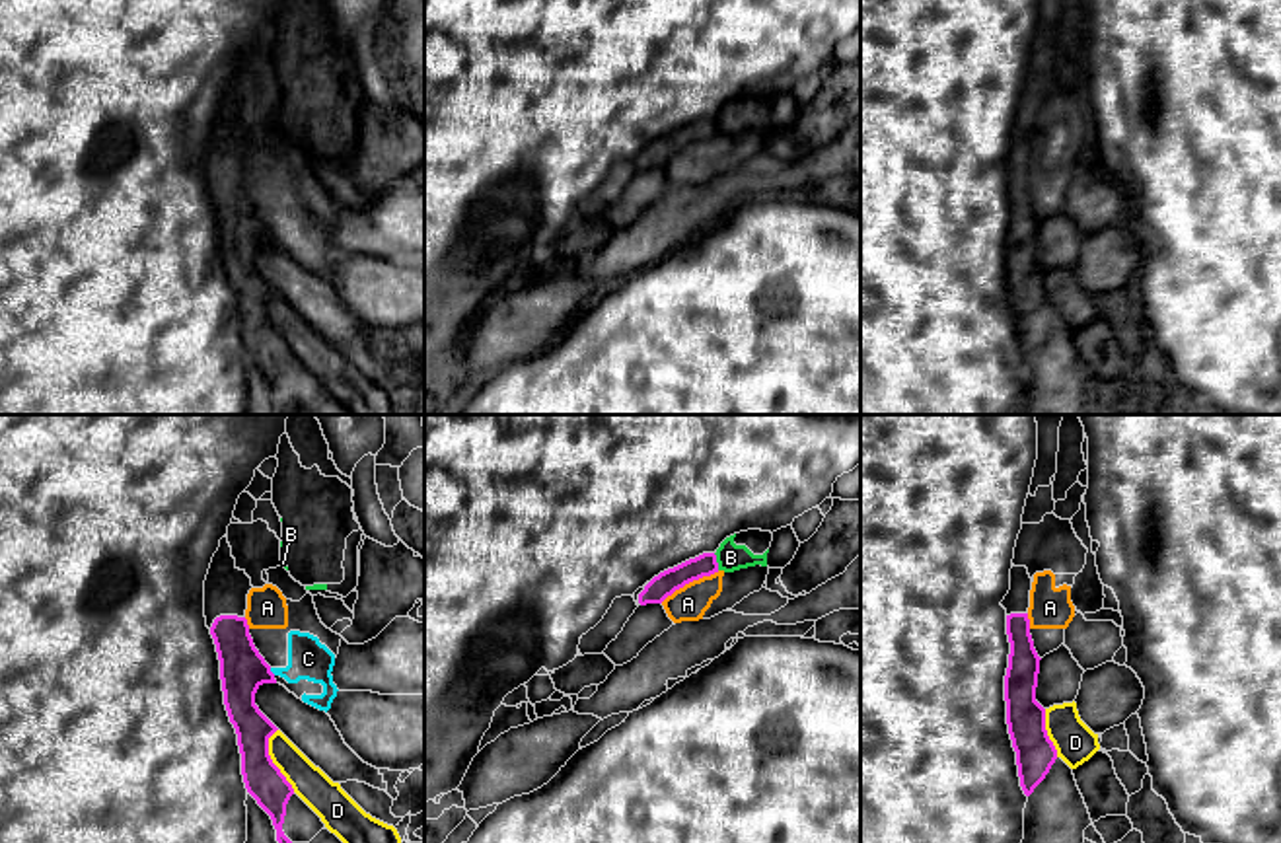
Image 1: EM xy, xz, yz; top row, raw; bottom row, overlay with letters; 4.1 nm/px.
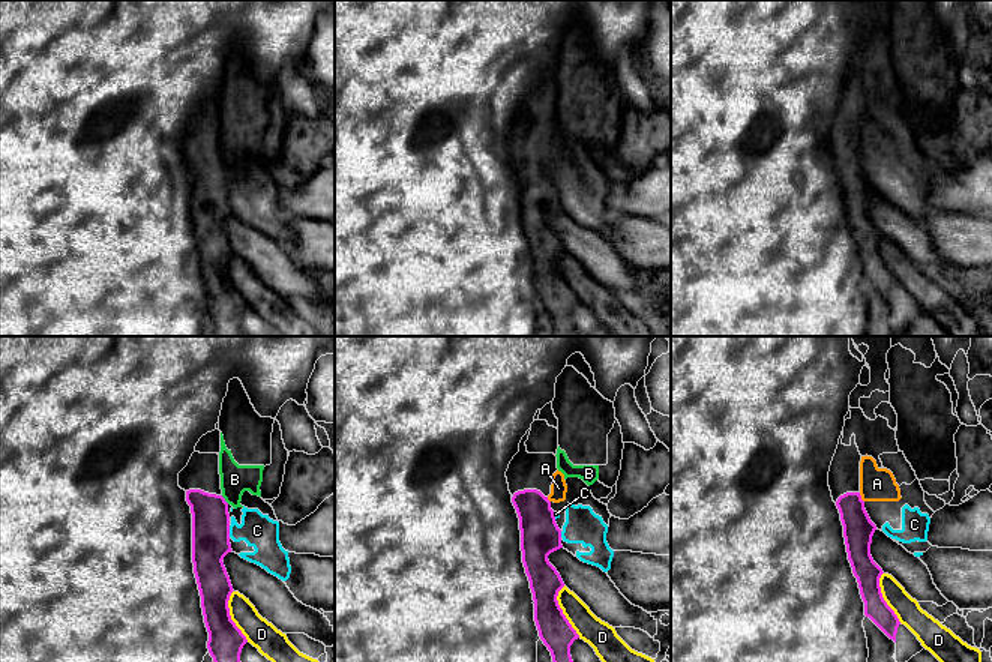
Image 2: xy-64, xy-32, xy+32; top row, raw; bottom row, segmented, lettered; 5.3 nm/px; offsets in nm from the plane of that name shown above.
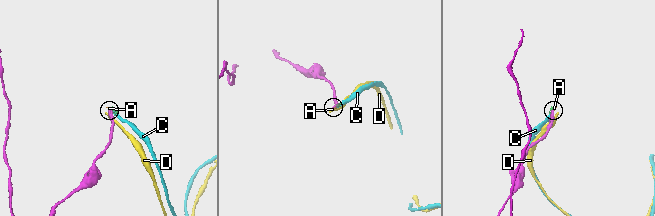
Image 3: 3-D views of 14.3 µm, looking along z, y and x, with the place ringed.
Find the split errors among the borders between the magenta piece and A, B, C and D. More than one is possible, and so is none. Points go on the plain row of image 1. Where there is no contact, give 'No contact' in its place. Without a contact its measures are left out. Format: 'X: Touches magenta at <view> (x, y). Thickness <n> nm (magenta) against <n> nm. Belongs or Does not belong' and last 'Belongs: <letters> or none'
A: Touches magenta at xz (690, 145). Thickness 100 nm (magenta) against 140 nm. Does not belong
B: Touches magenta at xz (715, 125). Thickness 100 nm (magenta) against 120 nm. Does not belong
C: Touches magenta at xy (271, 236). Thickness 190 nm (magenta) against 170 nm. Does not belong
D: Touches magenta at xy (271, 324). Thickness 160 nm (magenta) against 150 nm. Does not belong
Belongs: none

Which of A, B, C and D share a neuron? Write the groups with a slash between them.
A C / B / D

